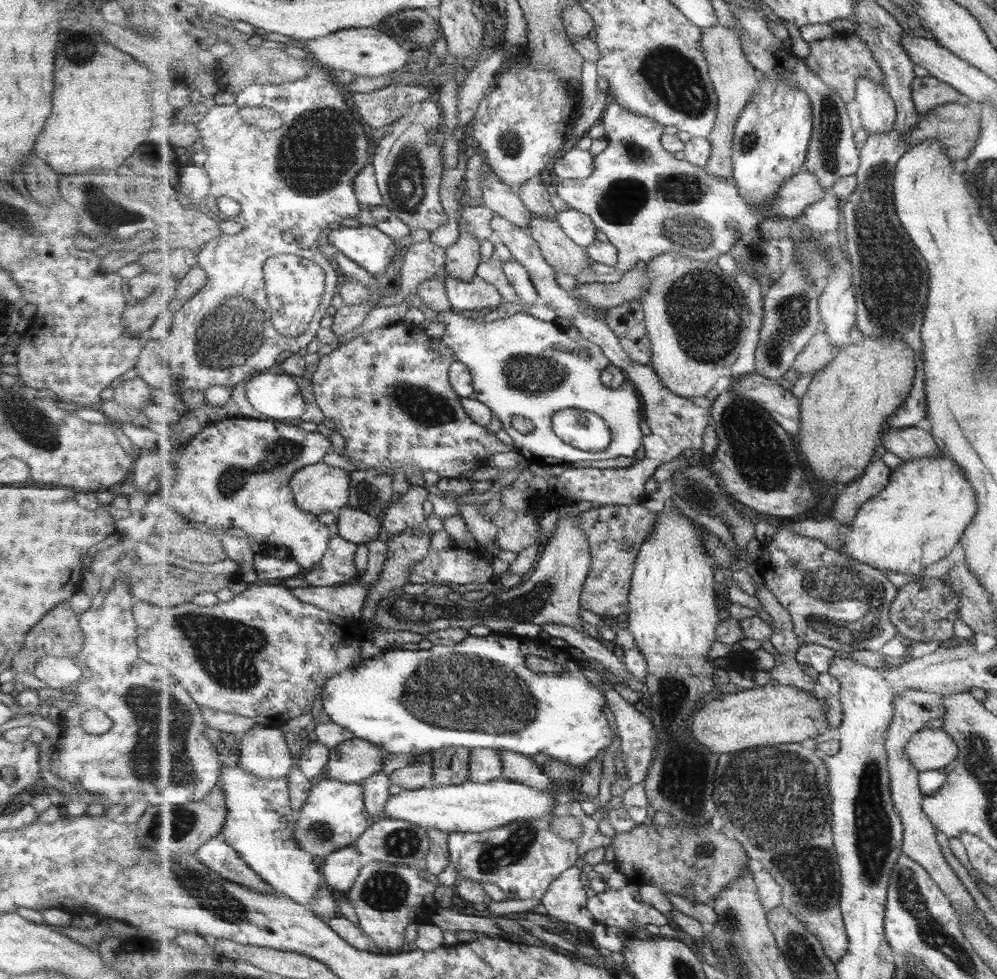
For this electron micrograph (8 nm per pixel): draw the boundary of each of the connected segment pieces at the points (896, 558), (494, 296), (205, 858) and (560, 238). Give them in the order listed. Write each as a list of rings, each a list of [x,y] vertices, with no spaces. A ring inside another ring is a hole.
[[[946,450],[937,458],[919,458],[905,461],[891,474],[891,482],[885,491],[865,503],[857,513],[851,527],[842,527],[839,538],[842,540],[842,552],[853,558],[870,564],[879,570],[902,572],[922,576],[923,568],[943,560],[953,548],[960,544],[965,530],[973,523],[980,510],[973,484],[961,466],[949,456]]]
[[[475,275],[470,281],[447,277],[444,280],[450,303],[455,311],[497,309],[504,303],[504,296],[485,279]]]
[[[223,836],[212,838],[195,854],[198,859],[222,878],[250,888],[261,894],[279,894],[252,866],[235,850]]]
[[[536,212],[530,224],[529,233],[538,242],[547,262],[562,274],[573,274],[575,277],[583,270],[591,271],[594,260],[588,250],[578,246],[569,238],[557,220],[541,216]]]

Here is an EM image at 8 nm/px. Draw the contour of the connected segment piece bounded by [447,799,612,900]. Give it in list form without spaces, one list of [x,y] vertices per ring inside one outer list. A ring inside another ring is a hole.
[[[572,799],[571,802],[565,804],[559,802],[552,814],[547,814],[547,816],[540,816],[533,820],[512,822],[512,824],[508,824],[507,826],[482,833],[452,832],[447,842],[450,862],[454,864],[457,878],[470,878],[471,880],[476,880],[481,883],[489,882],[498,886],[506,895],[507,899],[527,900],[529,898],[542,898],[542,896],[545,896],[551,884],[553,884],[565,870],[575,867],[577,860],[583,858],[585,854],[589,854],[591,850],[611,847],[612,838],[603,836],[601,831],[599,831],[599,821],[583,812],[580,801]],[[556,816],[559,818],[567,818],[568,816],[578,818],[580,822],[583,822],[584,833],[581,833],[581,836],[574,841],[560,837],[552,829],[552,820],[554,820]]]

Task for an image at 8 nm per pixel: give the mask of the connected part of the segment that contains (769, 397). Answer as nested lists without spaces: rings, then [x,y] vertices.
[[[756,370],[741,377],[734,383],[732,390],[740,398],[747,398],[763,407],[781,426],[797,436],[801,430],[801,398],[796,398],[779,380],[775,380]]]

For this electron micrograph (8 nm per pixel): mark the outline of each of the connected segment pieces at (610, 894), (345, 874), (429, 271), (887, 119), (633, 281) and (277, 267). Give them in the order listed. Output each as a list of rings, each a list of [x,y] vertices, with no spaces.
[[[627,885],[618,890],[602,891],[591,897],[588,909],[593,913],[595,921],[606,926],[617,926],[621,930],[645,928],[647,924],[672,925],[668,915],[643,900],[635,900],[633,889]]]
[[[355,844],[322,859],[320,870],[331,890],[348,891],[359,878],[364,863],[365,860]]]
[[[431,240],[414,245],[406,244],[405,247],[407,252],[402,259],[399,292],[391,296],[382,296],[377,307],[399,304],[409,294],[417,293],[422,282],[434,279],[436,274],[443,272],[442,268],[446,270],[447,250],[433,245]]]
[[[860,78],[856,103],[860,107],[861,126],[868,135],[885,134],[894,129],[898,111],[885,84],[877,84],[870,78]]]
[[[641,261],[633,270],[625,272],[617,283],[579,283],[572,294],[594,308],[608,309],[629,300],[642,299],[650,285],[646,272],[648,262]]]
[[[277,254],[265,260],[261,273],[265,274],[267,303],[271,320],[279,334],[290,337],[302,335],[308,327],[326,289],[326,274],[320,264],[293,254]]]

